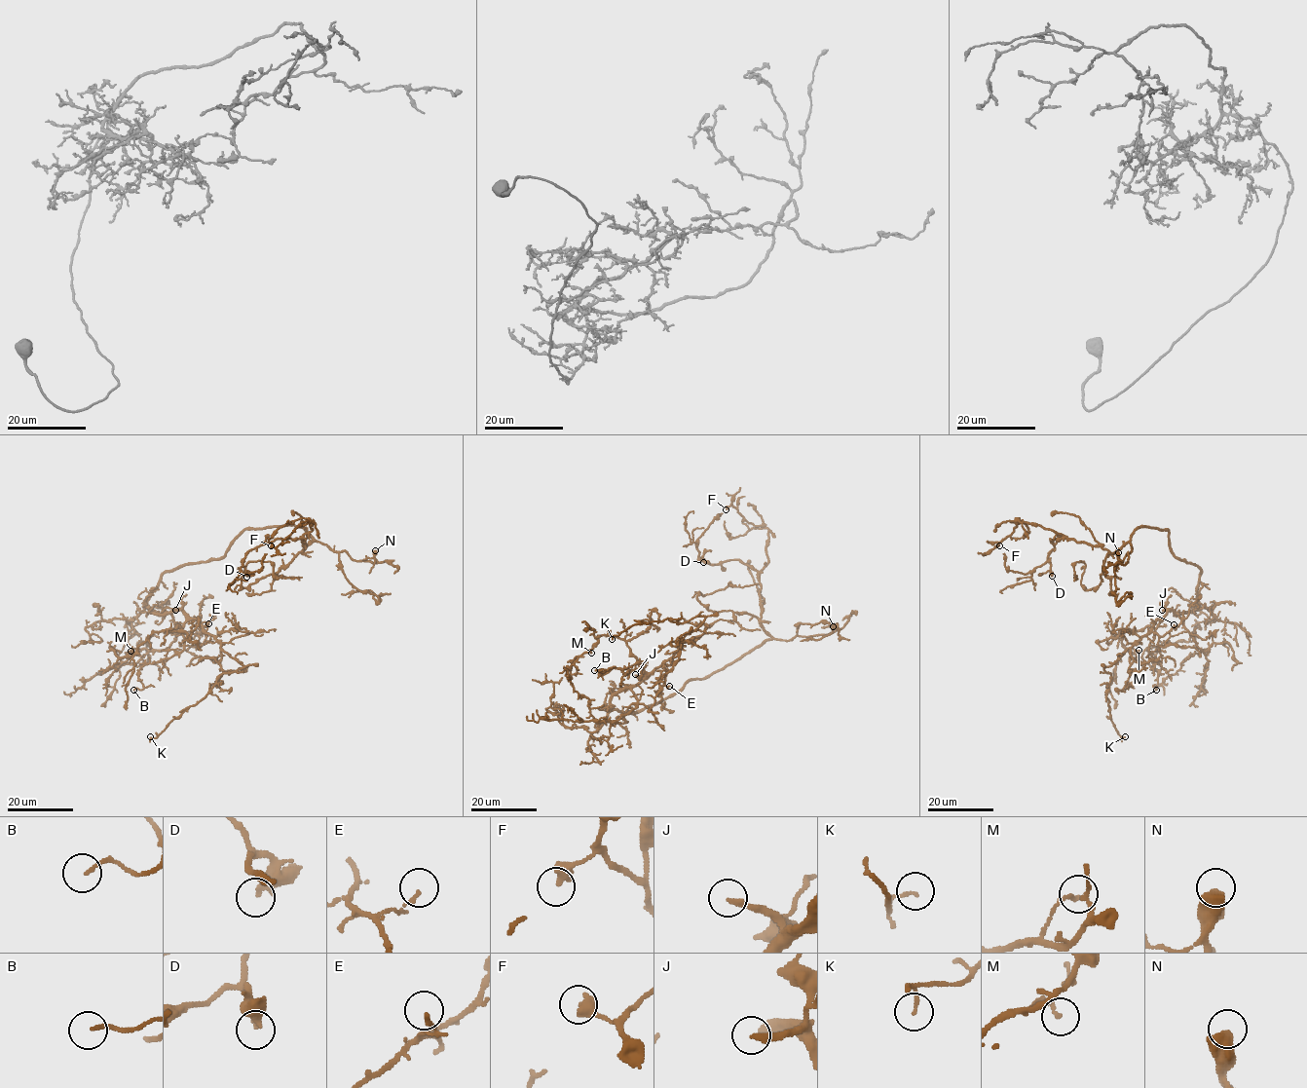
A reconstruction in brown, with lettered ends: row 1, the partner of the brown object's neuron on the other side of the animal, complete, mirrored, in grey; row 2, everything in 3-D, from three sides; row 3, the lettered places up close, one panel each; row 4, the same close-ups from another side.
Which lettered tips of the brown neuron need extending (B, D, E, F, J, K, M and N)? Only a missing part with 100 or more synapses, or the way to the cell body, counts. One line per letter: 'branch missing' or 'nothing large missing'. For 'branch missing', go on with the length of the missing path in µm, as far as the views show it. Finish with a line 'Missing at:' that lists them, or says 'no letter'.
B: nothing large missing
D: nothing large missing
E: nothing large missing
F: nothing large missing
J: branch missing; about 50 µm are missing
K: nothing large missing
M: nothing large missing
N: nothing large missing
Missing at: J

